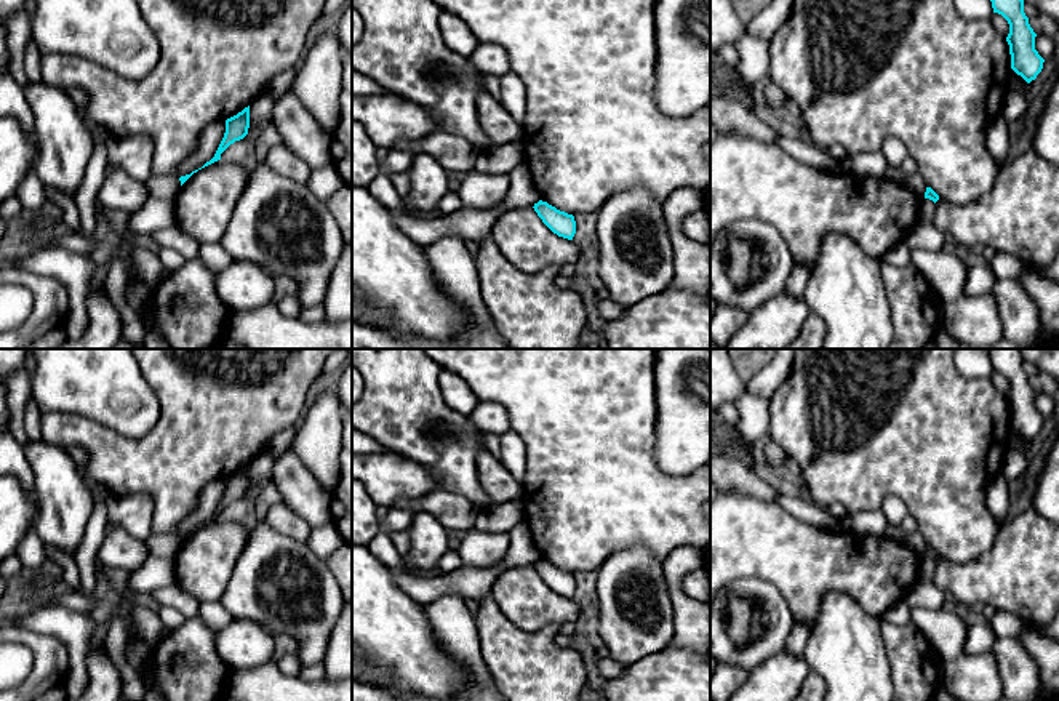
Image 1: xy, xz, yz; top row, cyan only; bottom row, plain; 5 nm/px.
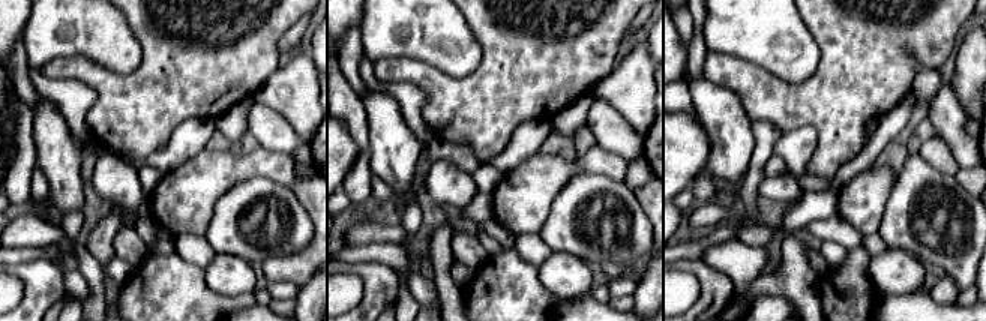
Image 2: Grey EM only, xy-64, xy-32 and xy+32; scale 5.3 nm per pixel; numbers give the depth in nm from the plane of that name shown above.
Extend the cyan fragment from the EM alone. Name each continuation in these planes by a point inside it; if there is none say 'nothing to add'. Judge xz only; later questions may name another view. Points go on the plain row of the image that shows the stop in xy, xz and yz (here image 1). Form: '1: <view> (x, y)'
nothing to add

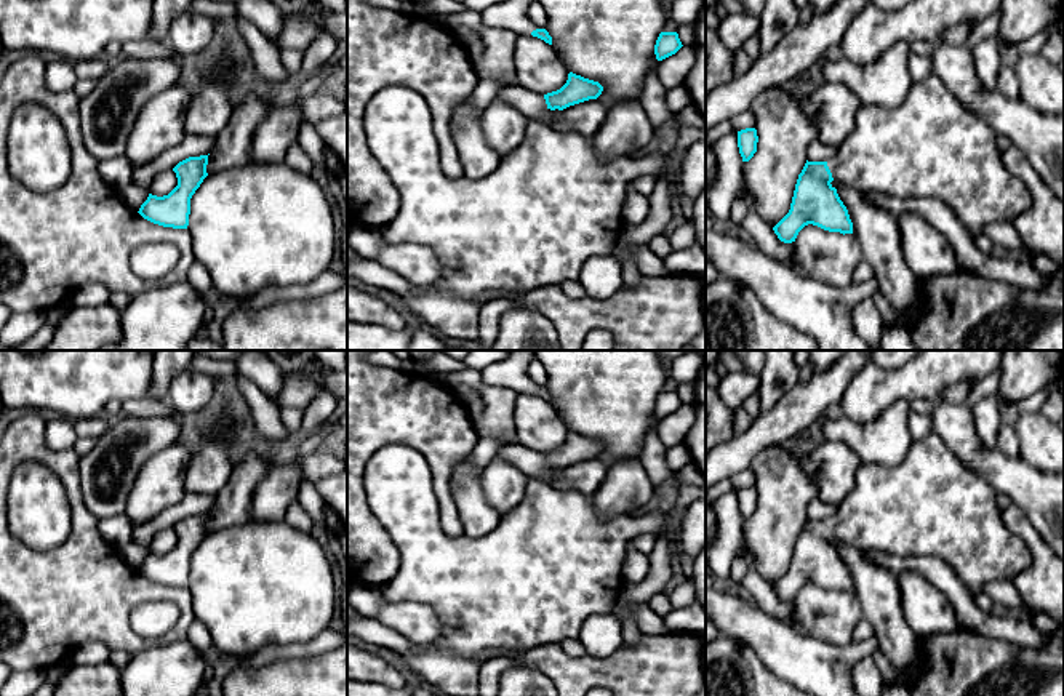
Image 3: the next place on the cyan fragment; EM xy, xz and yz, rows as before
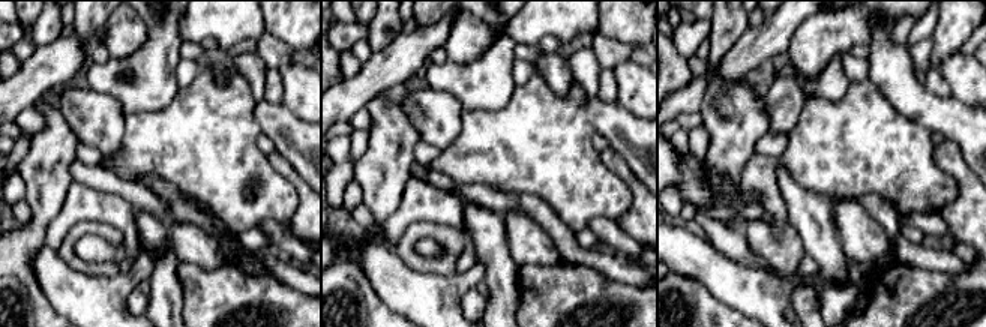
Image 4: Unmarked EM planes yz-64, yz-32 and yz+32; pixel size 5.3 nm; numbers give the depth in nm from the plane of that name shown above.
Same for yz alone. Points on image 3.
1: yz (932, 504)

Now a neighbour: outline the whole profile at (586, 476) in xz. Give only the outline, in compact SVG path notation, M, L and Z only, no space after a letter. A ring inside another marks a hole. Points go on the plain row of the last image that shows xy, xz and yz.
M589 458L563 467L554 486L592 496L603 482L606 470L608 464L603 459Z

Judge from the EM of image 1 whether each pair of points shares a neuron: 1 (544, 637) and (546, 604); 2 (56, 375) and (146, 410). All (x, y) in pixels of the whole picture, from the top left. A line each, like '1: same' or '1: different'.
1: different
2: same

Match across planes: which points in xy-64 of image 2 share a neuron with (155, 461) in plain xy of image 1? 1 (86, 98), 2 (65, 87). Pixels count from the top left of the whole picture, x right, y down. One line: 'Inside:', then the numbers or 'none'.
Inside: none

